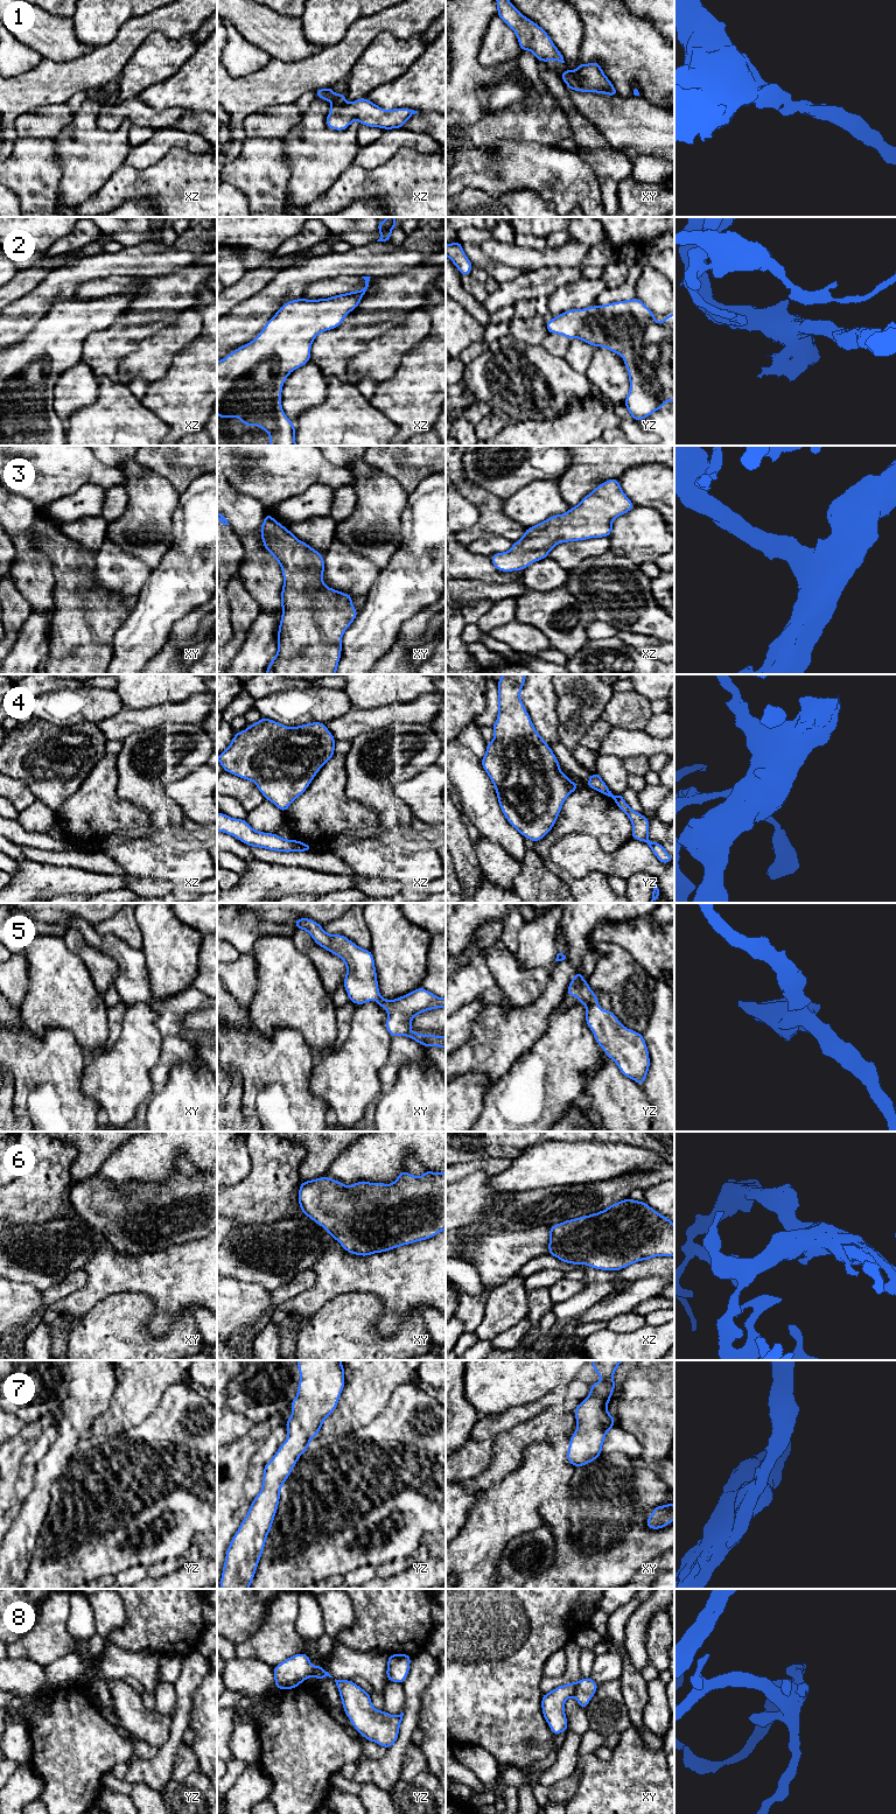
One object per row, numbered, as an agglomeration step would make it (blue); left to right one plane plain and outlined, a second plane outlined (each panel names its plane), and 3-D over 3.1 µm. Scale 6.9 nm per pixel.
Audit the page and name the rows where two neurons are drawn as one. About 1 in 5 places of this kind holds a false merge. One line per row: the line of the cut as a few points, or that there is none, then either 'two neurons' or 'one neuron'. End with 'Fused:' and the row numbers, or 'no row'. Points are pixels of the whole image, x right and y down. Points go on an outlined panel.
1: cut none; one neuron
2: cut none; one neuron
3: cut none; one neuron
4: cut xz (299, 840), (301, 842); two neurons
5: cut none; one neuron
6: cut none; one neuron
7: cut none; one neuron
8: cut none; one neuron
Fused: 4

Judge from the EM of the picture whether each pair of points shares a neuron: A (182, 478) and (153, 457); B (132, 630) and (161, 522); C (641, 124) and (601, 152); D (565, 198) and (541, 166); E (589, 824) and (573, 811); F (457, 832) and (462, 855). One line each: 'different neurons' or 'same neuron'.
A: same neuron
B: different neurons
C: different neurons
D: same neuron
E: same neuron
F: same neuron

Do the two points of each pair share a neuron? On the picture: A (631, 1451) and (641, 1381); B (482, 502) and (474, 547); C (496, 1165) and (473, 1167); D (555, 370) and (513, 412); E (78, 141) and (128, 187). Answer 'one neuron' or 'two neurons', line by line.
A: two neurons
B: two neurons
C: one neuron
D: one neuron
E: two neurons

